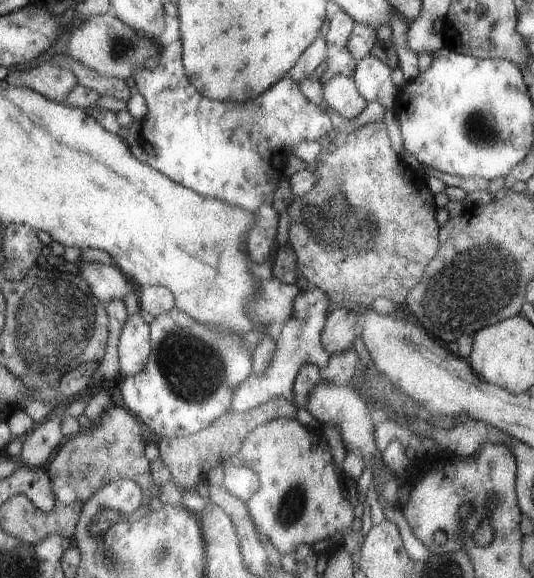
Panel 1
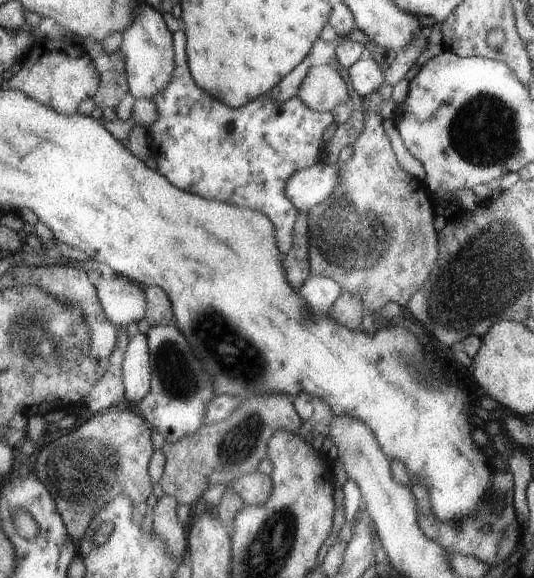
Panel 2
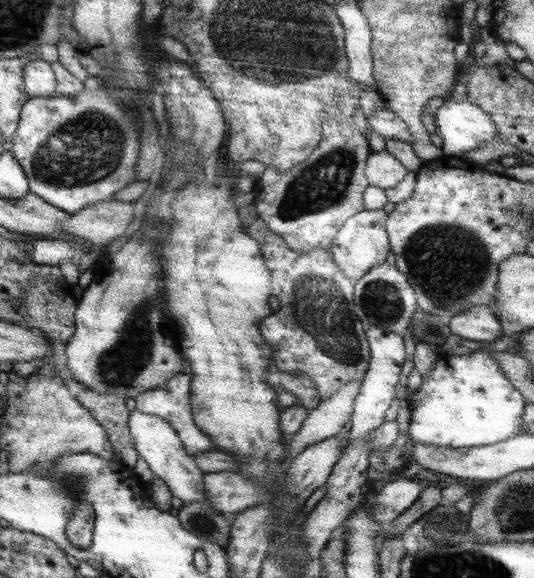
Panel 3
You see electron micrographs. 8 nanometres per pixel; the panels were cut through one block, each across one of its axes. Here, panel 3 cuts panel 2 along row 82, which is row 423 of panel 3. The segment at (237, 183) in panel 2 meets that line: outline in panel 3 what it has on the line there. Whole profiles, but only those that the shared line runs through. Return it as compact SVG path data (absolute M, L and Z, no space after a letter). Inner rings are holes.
M188 372L176 375L167 380L154 390L145 390L141 392L135 399L138 411L144 414L153 414L158 418L163 418L169 422L174 430L178 433L182 446L189 456L195 457L202 452L214 451L214 441L203 431L196 426L192 409L191 409L191 376Z

